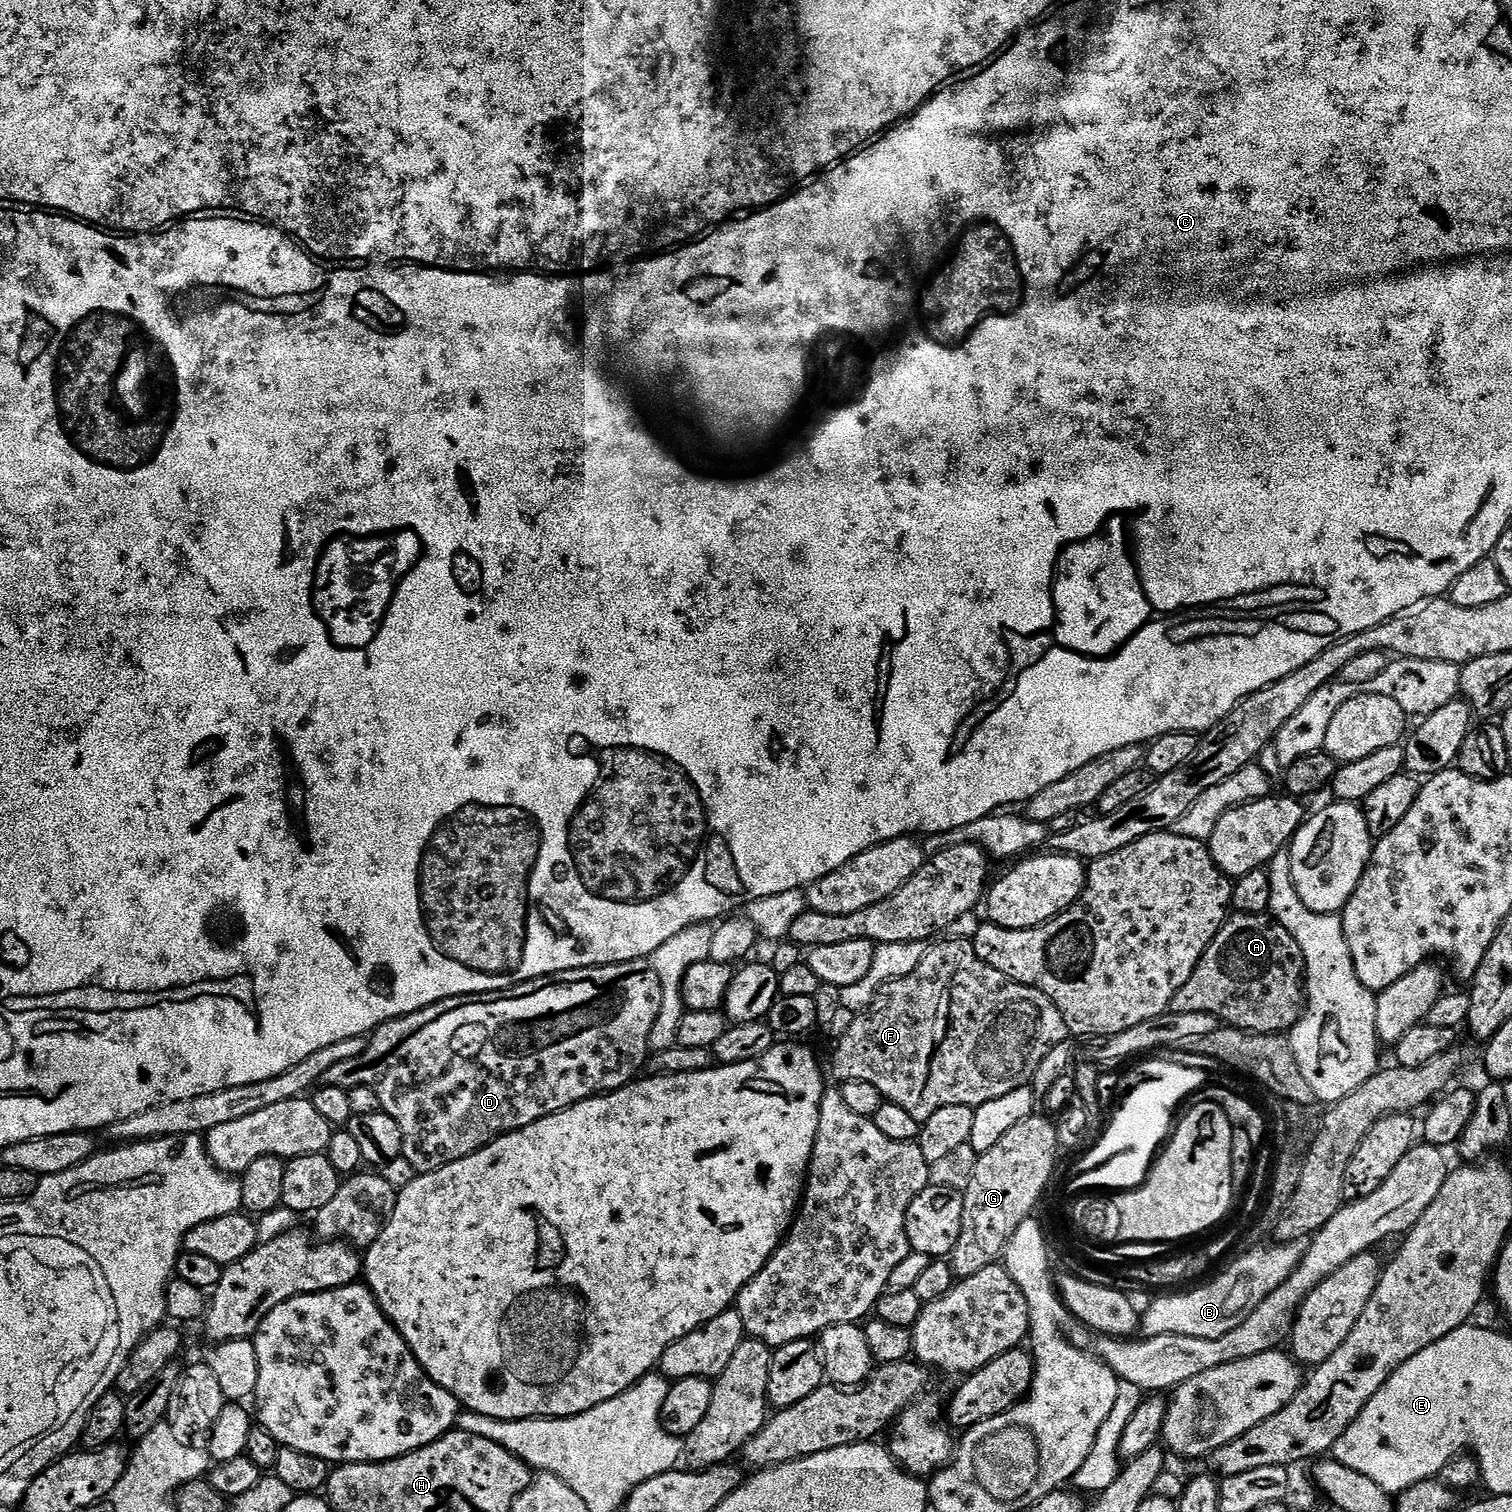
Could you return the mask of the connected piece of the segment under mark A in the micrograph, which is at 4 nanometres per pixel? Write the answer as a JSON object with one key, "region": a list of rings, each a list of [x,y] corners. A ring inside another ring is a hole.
{"region":[[[1233,915],[1202,954],[1190,982],[1174,994],[1171,1011],[1182,1014],[1214,1014],[1225,1025],[1247,1032],[1284,1034],[1293,1028],[1306,1011],[1306,973],[1304,955],[1290,930],[1271,915]]]}

